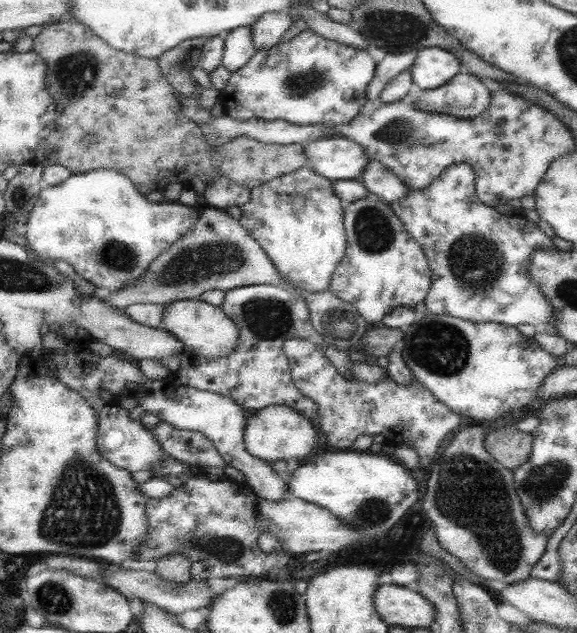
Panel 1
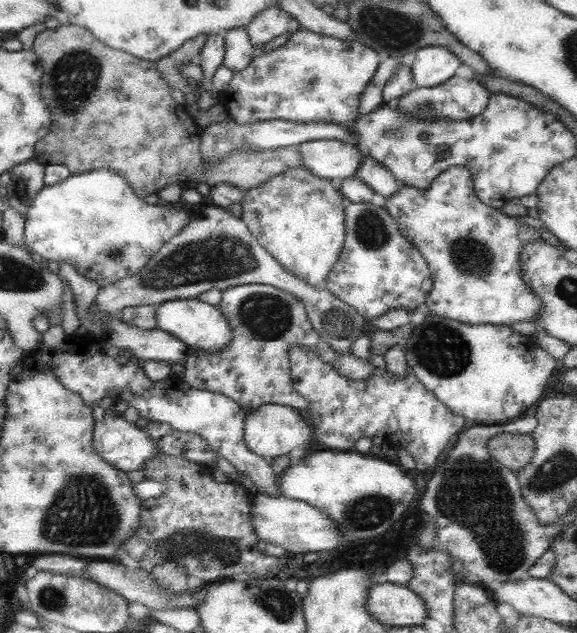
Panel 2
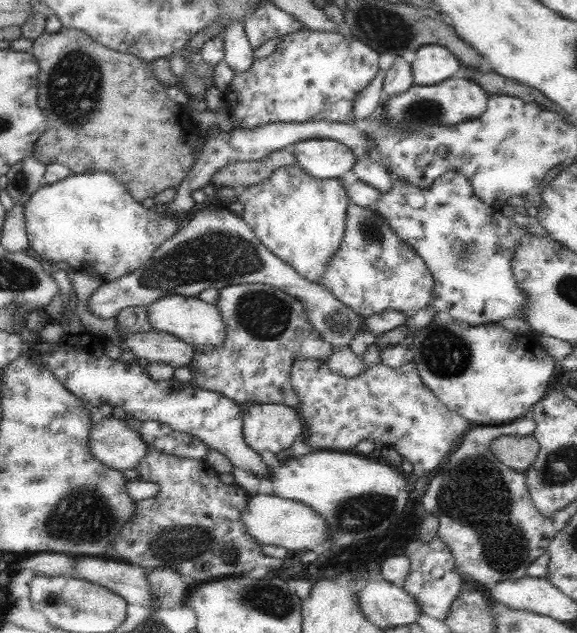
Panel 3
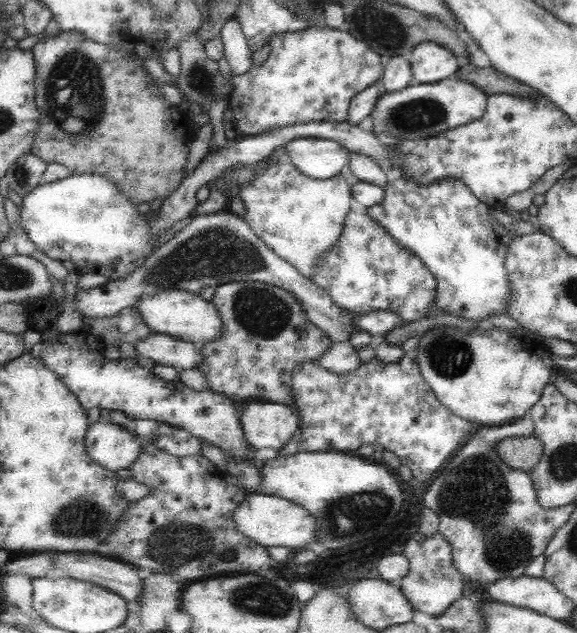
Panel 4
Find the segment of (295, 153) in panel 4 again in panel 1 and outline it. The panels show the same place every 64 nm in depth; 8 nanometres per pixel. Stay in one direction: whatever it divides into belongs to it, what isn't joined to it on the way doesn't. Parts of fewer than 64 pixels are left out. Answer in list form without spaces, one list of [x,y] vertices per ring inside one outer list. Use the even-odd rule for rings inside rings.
[[[325,136],[305,144],[305,156],[315,172],[327,180],[359,180],[369,164],[363,146],[347,138]]]

